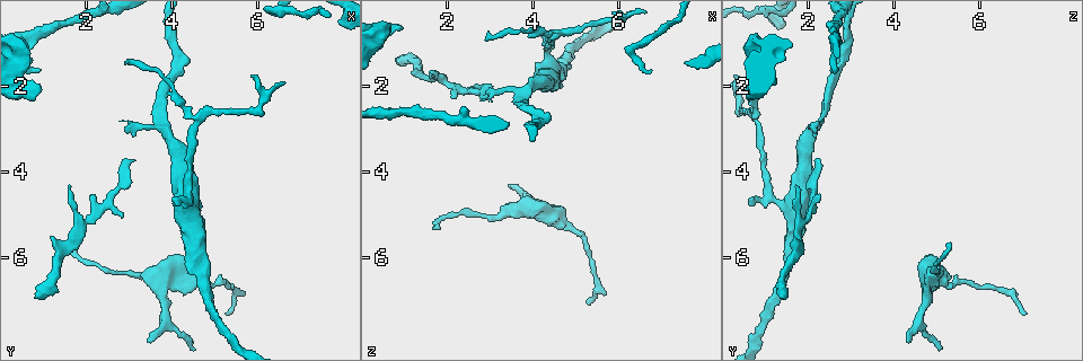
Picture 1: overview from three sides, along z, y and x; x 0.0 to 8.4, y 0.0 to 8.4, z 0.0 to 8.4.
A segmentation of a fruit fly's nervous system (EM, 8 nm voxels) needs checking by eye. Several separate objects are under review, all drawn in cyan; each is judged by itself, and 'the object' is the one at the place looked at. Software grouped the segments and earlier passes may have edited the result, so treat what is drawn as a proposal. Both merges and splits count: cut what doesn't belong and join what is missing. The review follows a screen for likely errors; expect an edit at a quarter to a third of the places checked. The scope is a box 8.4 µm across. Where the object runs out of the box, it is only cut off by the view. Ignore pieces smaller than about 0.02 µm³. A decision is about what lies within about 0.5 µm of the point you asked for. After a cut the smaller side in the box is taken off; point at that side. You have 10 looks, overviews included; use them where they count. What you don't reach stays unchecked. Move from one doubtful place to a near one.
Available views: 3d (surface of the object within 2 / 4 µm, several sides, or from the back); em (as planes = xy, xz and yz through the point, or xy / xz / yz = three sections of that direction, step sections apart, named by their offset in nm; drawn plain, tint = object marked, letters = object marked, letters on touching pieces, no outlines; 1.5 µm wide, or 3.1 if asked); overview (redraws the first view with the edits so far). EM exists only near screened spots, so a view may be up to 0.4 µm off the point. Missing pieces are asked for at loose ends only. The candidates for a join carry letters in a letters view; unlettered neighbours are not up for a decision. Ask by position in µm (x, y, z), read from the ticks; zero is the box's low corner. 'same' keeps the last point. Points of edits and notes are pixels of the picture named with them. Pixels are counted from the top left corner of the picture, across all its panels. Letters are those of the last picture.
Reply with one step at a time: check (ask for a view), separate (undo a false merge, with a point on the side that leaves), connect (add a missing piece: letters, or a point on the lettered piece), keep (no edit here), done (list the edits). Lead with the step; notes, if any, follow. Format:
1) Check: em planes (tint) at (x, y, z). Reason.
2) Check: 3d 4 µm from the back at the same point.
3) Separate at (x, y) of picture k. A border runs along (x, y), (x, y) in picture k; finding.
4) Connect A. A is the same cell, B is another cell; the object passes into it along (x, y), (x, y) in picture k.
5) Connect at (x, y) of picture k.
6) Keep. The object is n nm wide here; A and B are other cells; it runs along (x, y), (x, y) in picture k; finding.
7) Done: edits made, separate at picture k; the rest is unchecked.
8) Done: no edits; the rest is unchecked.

Check: em planes (plain) at (0.90, 1.70, 2.55). Tapers out.

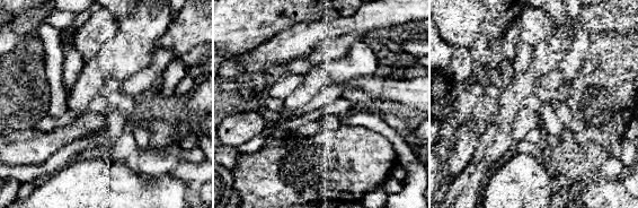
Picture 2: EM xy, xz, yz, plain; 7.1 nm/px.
Check: em planes (tint) at the same point.

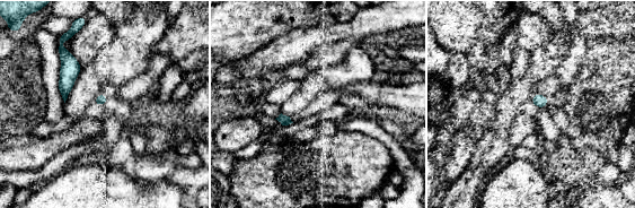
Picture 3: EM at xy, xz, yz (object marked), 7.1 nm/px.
Check: em planes (letters) at the same point.

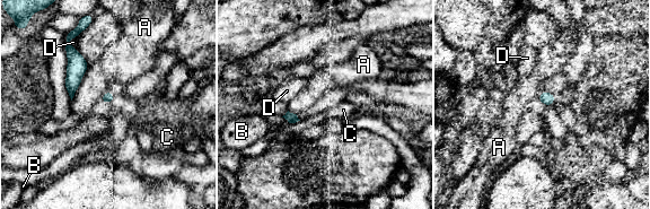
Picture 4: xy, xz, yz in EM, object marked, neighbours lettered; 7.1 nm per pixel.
Connect C. C is the same cell, A, B and D are other cells; the neuron continues.

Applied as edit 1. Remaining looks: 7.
Check: overview. Redraw.

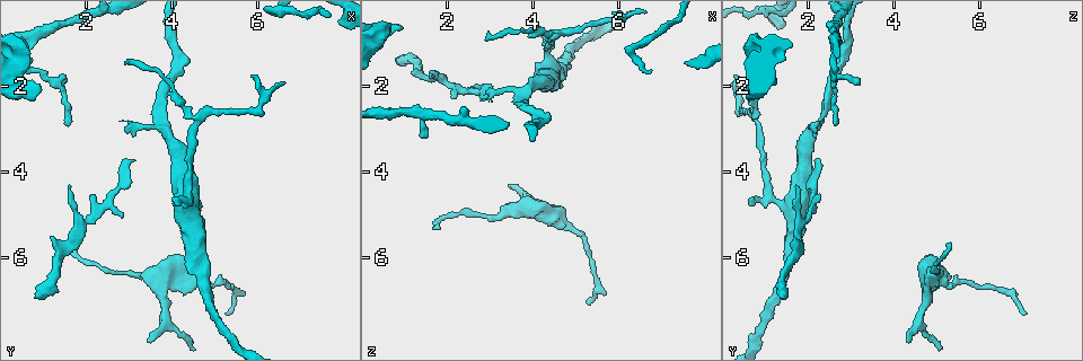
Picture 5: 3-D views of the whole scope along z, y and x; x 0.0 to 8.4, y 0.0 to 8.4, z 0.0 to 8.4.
Check: em xy step 4 (letters) at (5.20, 7.30, 7.00). Branch stops here.

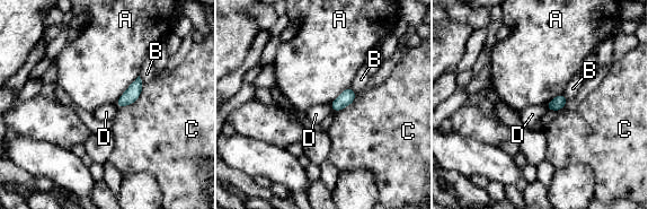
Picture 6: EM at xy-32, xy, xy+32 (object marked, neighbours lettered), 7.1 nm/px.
Keep. A, B, C and D are other cells; a border runs along (329, 104), (334, 112) in picture 6; none of them fits.

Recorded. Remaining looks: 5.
Check: 3d 4 µm at (3.40, 7.90, 4.25). Thin end.

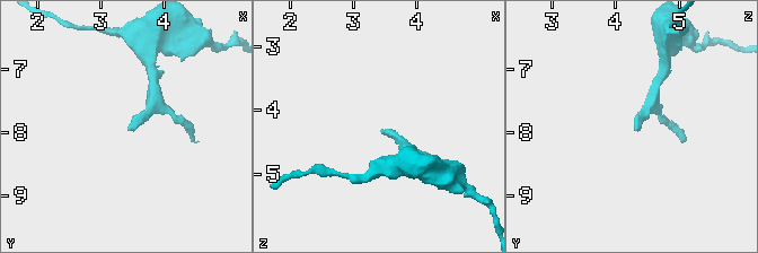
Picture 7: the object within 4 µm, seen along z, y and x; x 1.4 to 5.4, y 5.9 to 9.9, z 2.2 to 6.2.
Check: em planes (letters) at (3.40, 7.95, 4.30).

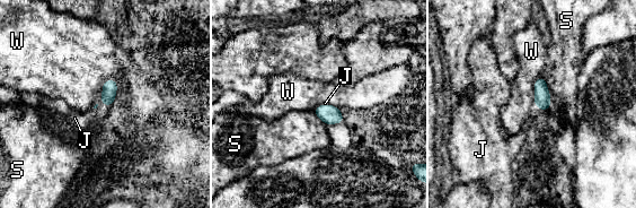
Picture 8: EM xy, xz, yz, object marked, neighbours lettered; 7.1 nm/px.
Connect J. J is the same cell, S and W are other cells; the neuron continues.

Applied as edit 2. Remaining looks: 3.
Check: 3d 2 µm at (1.00, 2.15, 0.60). An open end.

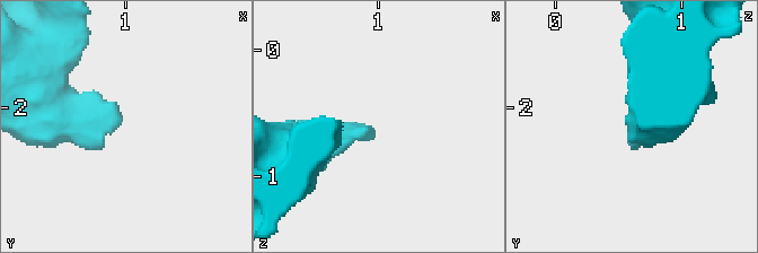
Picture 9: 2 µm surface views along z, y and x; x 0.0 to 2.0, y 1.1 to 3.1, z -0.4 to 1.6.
Check: em planes (letters) at (0.98, 2.10, 0.64). Need the tissue.

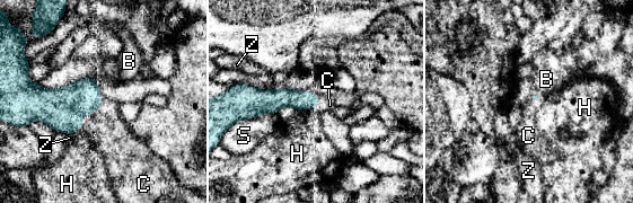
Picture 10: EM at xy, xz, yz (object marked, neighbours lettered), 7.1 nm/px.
Connect C. C is the same cell, B, H, S and Z are other cells; the neuron continues.

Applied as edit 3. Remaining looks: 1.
Done: edits made, connect at picture 4, connect at picture 8, connect at picture 10; the rest is unchecked.

